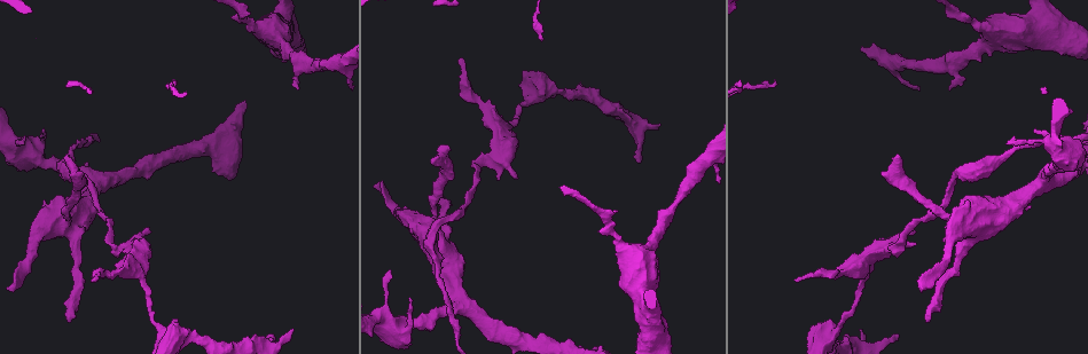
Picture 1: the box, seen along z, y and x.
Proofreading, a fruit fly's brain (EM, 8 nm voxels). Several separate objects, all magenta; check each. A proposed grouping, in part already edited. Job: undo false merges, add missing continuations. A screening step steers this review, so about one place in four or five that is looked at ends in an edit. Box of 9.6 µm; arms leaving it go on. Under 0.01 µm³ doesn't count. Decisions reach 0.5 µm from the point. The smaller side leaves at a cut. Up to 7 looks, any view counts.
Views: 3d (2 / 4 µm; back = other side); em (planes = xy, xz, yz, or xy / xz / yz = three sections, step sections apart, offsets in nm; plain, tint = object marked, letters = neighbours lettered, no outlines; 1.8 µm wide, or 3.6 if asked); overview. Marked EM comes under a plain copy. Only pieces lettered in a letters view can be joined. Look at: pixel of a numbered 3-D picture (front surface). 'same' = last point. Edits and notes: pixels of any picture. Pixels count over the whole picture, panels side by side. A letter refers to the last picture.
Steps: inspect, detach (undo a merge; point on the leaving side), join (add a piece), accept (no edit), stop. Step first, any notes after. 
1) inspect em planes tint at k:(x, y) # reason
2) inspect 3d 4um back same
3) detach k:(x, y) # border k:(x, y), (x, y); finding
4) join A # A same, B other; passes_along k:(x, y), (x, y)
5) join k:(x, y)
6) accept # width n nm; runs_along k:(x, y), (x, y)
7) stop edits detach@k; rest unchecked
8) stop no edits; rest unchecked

inspect em planes letters at 1:(93, 278)

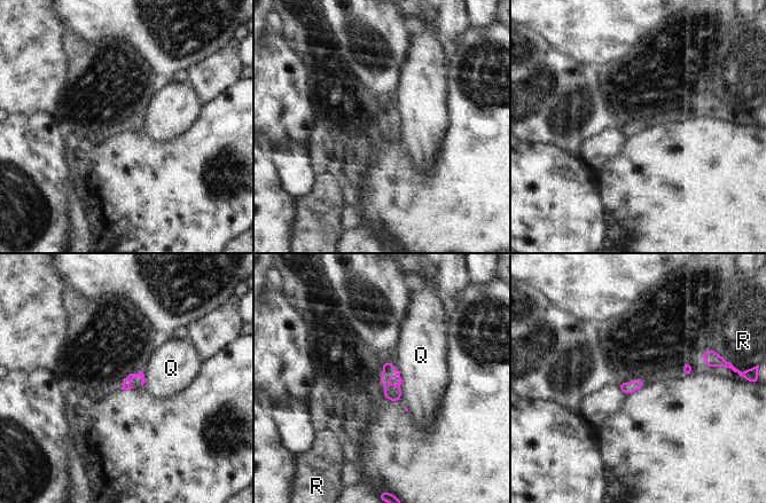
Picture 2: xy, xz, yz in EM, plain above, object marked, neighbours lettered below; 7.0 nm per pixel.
accept # Q other, R other; border 2:(396, 366), (401, 379), (401, 400); none of them fits

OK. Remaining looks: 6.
inspect em yz step 4 letters at 1:(897, 157) # branch stops here

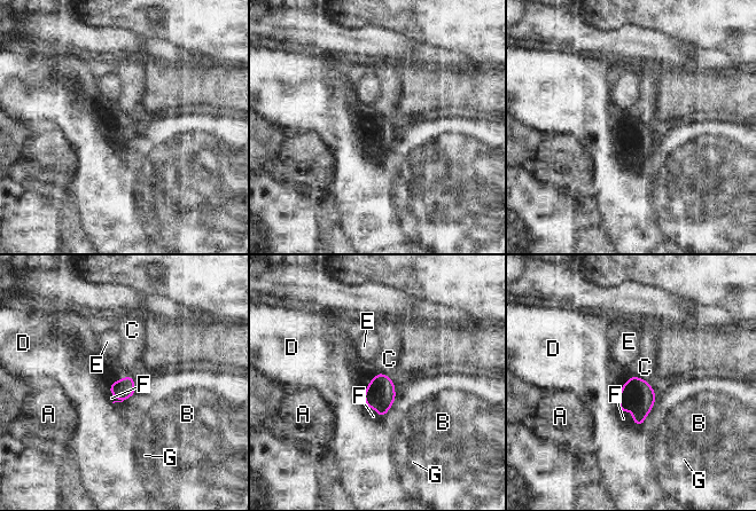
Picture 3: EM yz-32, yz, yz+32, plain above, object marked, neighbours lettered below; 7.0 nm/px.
inspect em planes letters same # another direction

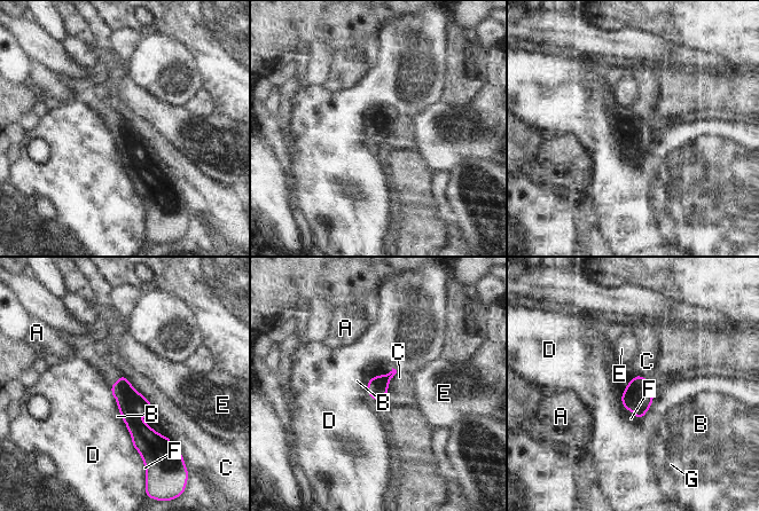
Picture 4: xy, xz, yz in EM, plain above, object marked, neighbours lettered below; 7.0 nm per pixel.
accept # width 140 nm; longest_contact C 220 nm; A other, B other, C other, D other, E other, F other, G other; none of them fits

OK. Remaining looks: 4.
inspect em yz step 4 tint at 1:(294, 330) # free end

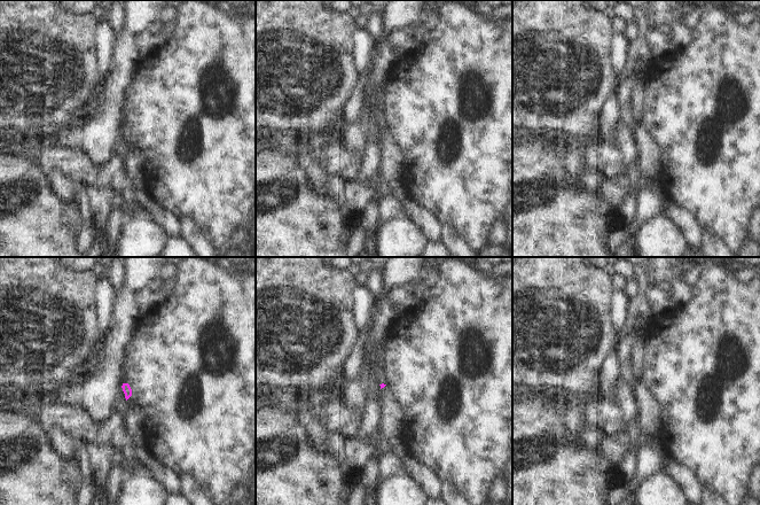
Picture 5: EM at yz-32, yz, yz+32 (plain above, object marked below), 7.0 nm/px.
inspect em planes letters same

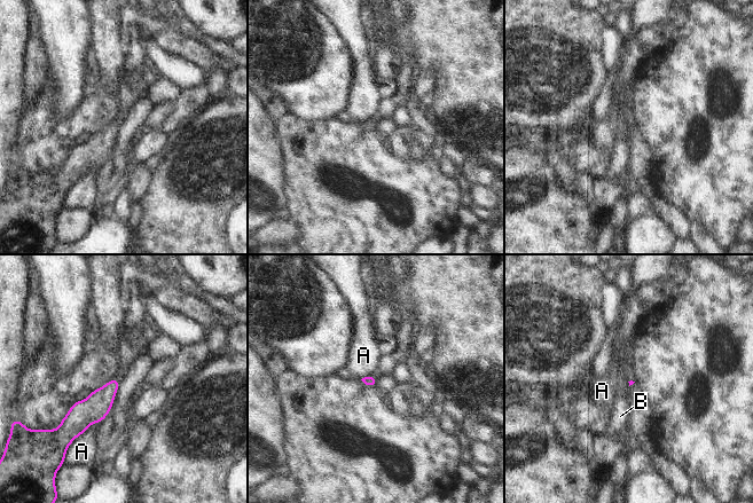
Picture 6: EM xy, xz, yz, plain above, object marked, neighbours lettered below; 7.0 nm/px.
accept # A other, B other; border 6:(97, 423), (93, 422), (69, 445); none of them fits

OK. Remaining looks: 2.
stop no edits; rest unchecked

